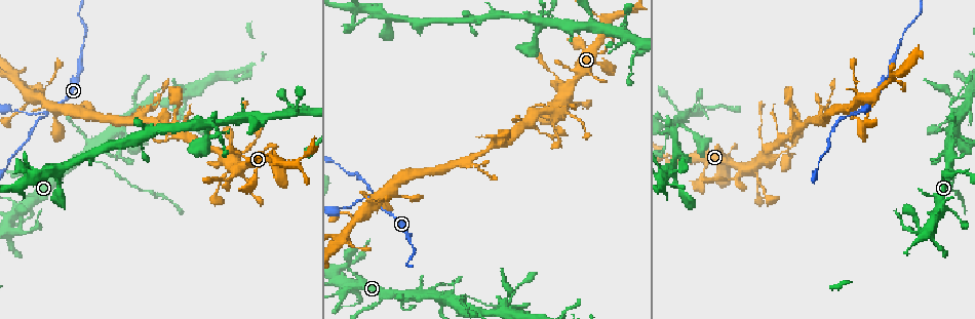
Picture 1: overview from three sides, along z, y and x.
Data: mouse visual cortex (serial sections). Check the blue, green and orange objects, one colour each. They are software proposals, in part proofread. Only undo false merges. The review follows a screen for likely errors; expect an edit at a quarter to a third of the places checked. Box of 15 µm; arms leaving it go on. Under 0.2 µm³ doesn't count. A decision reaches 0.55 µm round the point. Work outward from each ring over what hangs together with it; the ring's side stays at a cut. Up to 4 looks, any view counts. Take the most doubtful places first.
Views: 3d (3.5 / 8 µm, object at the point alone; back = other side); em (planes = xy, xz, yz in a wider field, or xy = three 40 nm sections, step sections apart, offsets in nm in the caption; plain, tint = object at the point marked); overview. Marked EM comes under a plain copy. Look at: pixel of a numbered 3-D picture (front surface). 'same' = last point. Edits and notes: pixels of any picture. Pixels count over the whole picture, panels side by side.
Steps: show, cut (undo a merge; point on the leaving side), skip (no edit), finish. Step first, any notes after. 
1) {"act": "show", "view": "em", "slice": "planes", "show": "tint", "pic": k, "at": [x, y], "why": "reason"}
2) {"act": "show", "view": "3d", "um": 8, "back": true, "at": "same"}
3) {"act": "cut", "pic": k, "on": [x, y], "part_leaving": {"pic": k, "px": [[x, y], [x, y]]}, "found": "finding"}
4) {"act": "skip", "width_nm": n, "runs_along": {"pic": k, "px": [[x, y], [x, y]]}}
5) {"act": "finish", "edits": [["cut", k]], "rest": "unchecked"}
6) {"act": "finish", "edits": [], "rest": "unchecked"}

{"act": "show", "view": "3d", "um": 3.5, "back": true, "pic": 1, "at": [894, 74]}

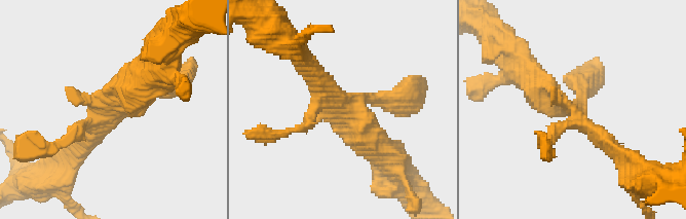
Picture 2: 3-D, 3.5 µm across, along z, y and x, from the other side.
{"act": "show", "view": "em", "slice": "xy", "step": 3, "show": "tint", "pic": 2, "at": [115, 110]}

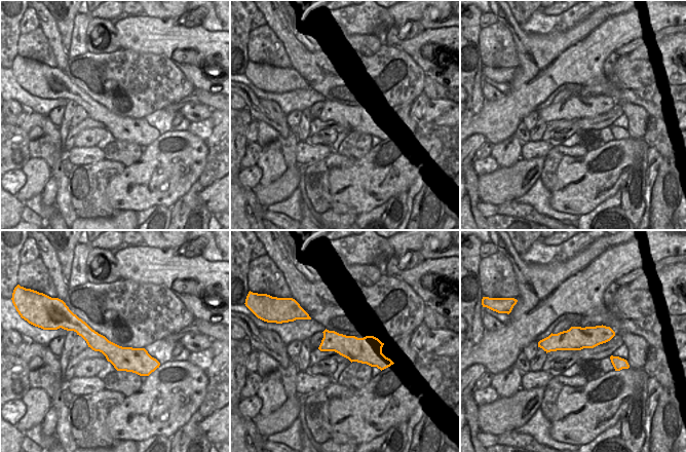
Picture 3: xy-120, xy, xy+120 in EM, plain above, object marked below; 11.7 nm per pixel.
{"act": "skip", "runs_along": {"pic": 3, "px": [[76, 327], [122, 359], [154, 364]]}, "found": "one cell here"}

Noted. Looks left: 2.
{"act": "show", "view": "3d", "um": 3.5, "pic": 1, "at": [856, 112], "why": "branch point"}

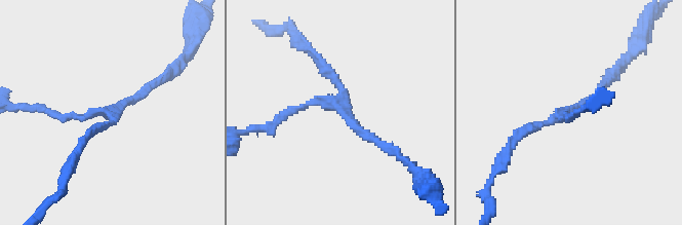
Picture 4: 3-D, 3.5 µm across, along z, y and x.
{"act": "skip", "found": "all the same cell"}

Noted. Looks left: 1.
{"act": "finish", "edits": [], "rest": "unchecked"}

